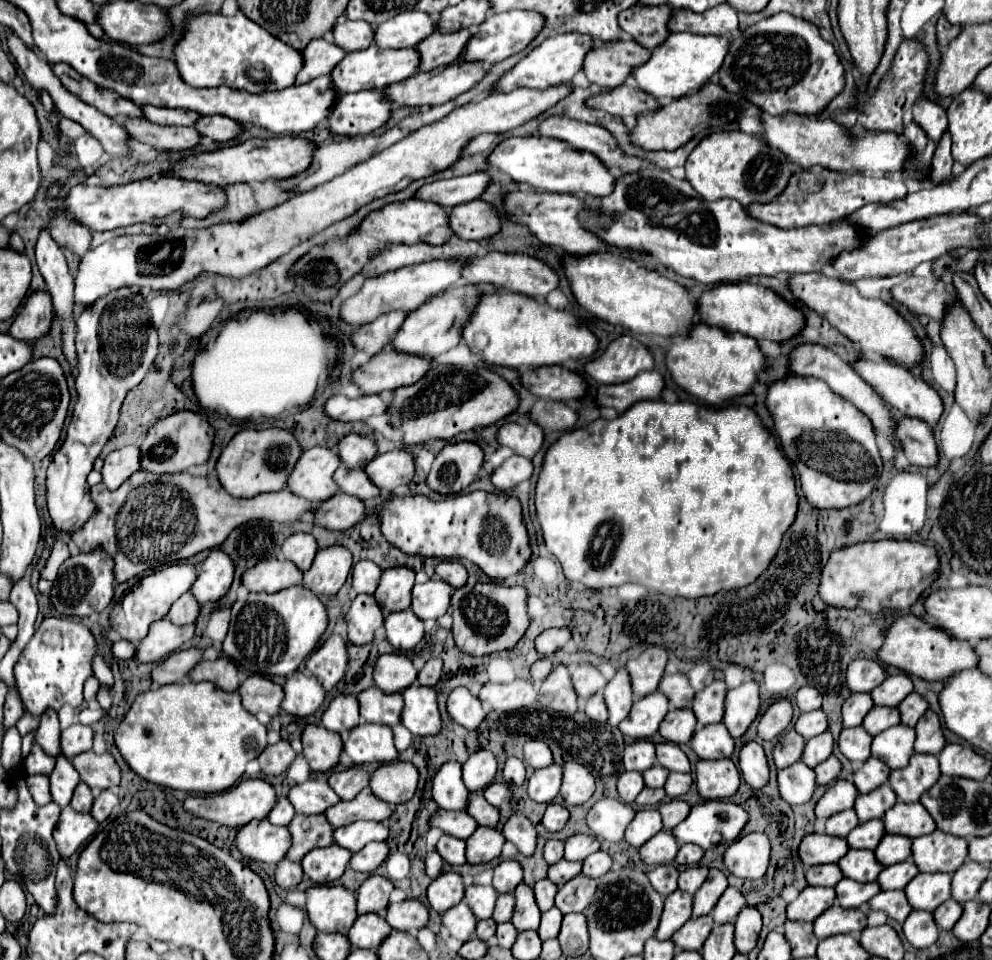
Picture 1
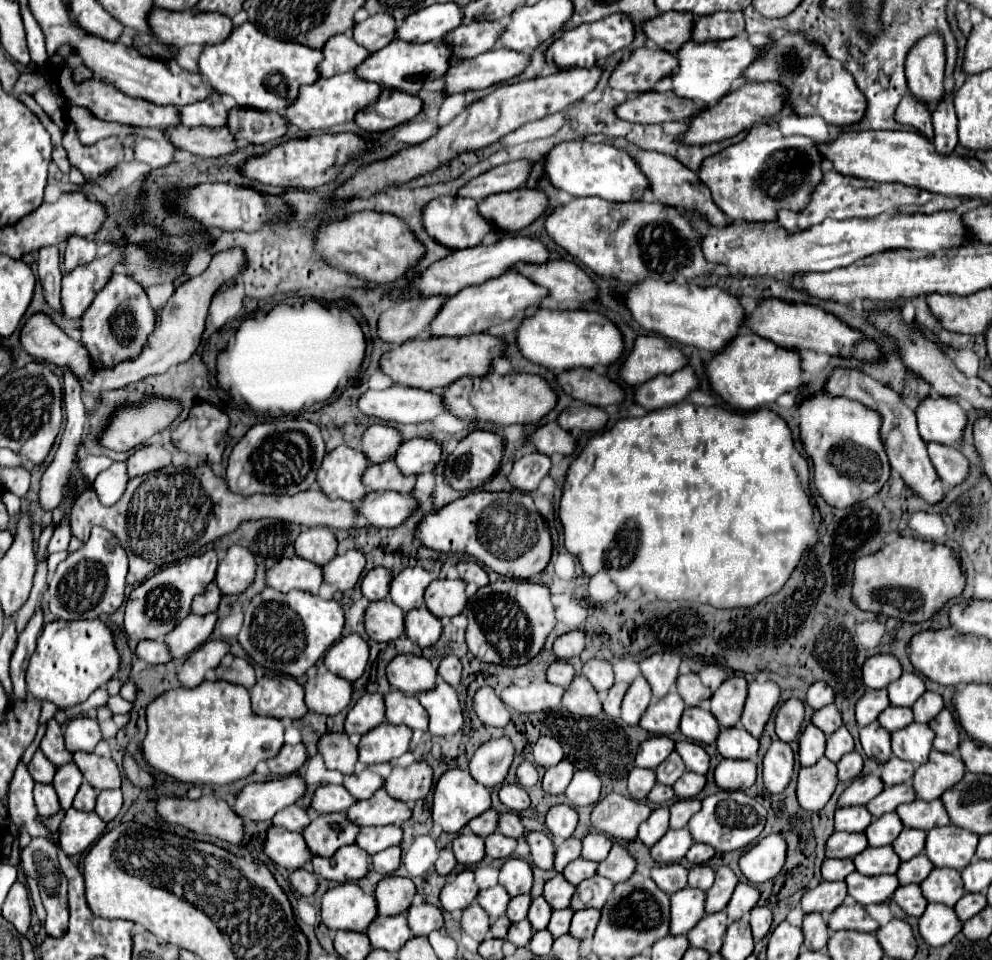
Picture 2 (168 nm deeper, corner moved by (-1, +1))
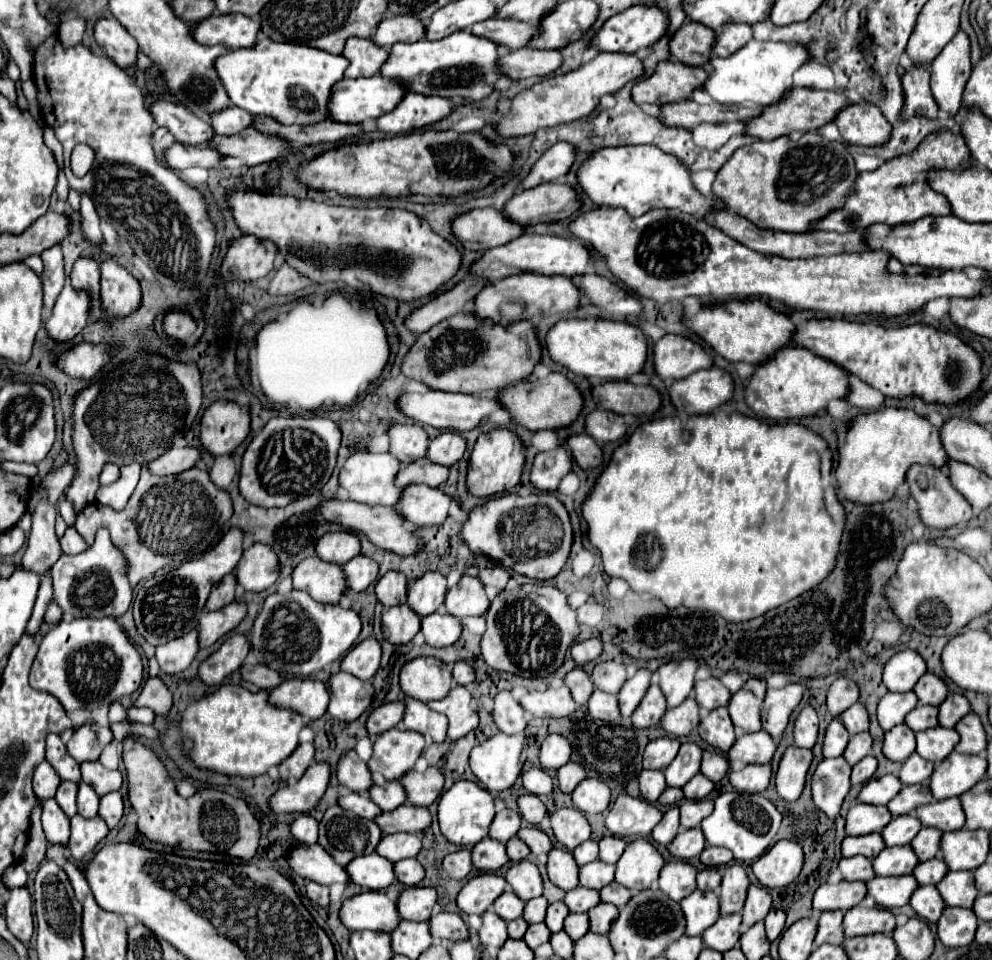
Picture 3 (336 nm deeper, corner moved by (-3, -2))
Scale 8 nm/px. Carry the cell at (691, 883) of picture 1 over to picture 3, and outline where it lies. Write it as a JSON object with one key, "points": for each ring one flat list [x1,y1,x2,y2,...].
{"points":[[707,867,707,869,701,869,697,873,697,887,699,889,717,889,721,885,721,871,715,869,715,867]]}

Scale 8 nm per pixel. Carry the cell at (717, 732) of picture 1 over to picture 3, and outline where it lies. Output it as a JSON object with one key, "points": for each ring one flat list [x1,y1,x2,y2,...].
{"points":[[759,731,759,733,745,733,741,735,733,747,727,751,729,761,737,761,737,763,769,763,773,753,777,749,777,743,769,737,767,731]]}

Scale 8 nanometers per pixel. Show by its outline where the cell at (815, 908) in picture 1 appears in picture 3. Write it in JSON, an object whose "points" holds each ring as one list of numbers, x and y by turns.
{"points":[[847,883,821,885,813,895,813,911,847,911,855,907,865,897,865,883]]}

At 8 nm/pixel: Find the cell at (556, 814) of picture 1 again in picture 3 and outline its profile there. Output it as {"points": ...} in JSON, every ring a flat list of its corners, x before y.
{"points":[[565,807,565,809,551,813,551,827,553,827,557,841,569,851,575,849,575,845,587,841,591,835,591,827,589,827,585,815,577,809]]}

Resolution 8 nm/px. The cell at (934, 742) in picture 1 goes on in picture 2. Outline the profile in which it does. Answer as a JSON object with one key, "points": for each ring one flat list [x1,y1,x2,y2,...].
{"points":[[943,710,933,722,929,722,929,726,933,726,933,730,937,734,935,750,957,754,961,736,959,736,959,724,957,724,955,716,949,710]]}

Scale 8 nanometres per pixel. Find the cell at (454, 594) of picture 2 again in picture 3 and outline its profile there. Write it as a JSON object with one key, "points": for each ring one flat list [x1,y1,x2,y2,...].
{"points":[[461,577,461,581,447,591,445,595,445,609,453,617,467,617,467,615,483,615,487,611,489,599,483,591,483,583,477,577]]}

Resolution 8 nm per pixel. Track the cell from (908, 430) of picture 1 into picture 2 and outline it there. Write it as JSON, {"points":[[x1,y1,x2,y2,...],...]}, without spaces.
{"points":[[935,442,927,444,927,448,939,478,947,486,959,486,969,476,969,460,959,450]]}

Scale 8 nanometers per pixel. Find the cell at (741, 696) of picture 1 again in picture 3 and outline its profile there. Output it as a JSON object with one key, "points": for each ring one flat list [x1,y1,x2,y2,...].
{"points":[[797,683,785,685,783,689,767,689,767,695,765,695,763,705,761,705,761,721,763,721,763,729,775,741,781,739,781,735,787,727,789,715,799,705,803,691,805,689]]}

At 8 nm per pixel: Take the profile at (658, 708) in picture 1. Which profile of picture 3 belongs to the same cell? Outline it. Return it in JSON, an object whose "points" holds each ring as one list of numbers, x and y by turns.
{"points":[[689,695,681,705,667,709,659,725,675,737,689,735,691,729,699,725,699,705,695,703,693,695]]}

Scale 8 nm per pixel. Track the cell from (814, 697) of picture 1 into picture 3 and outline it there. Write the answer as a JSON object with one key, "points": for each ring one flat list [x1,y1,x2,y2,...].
{"points":[[835,679,827,691,827,711,837,717,843,713,843,709,851,707,859,697,859,689,853,681,849,679]]}

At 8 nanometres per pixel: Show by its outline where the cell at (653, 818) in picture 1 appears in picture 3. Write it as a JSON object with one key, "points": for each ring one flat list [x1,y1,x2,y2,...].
{"points":[[673,807,669,809,663,819,655,825,655,829,651,831,651,839,655,843,661,843,661,845,667,845,679,831,679,809]]}

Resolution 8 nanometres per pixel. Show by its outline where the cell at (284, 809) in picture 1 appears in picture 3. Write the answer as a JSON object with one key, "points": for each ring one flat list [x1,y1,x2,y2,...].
{"points":[[299,815,291,825,291,835,303,843,303,845,309,845,309,843,315,843,315,837,317,837,317,821,311,817,311,815]]}

